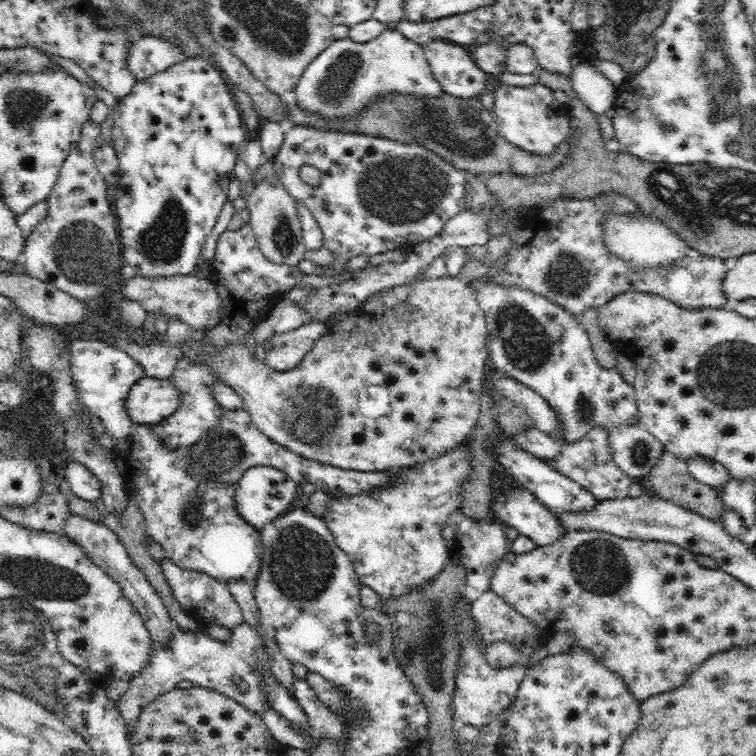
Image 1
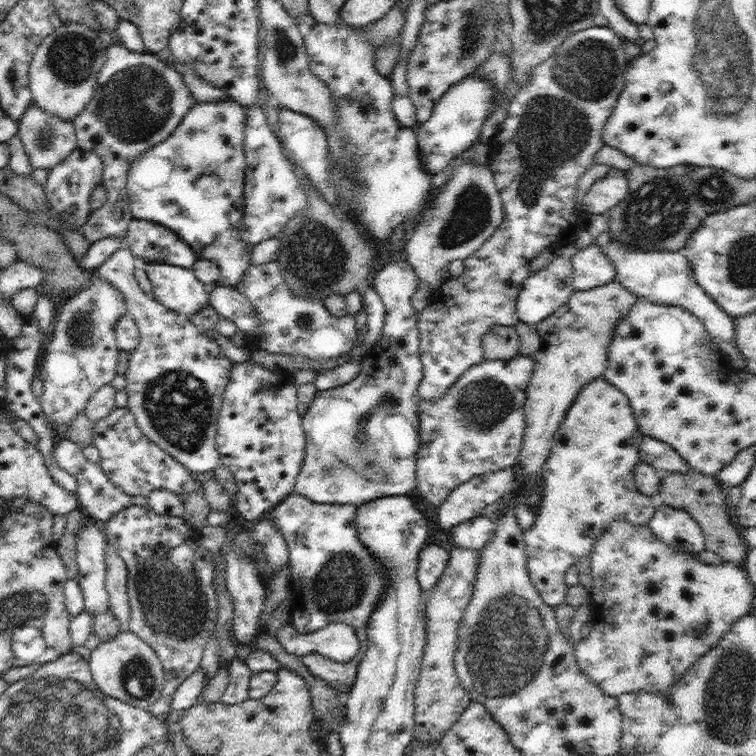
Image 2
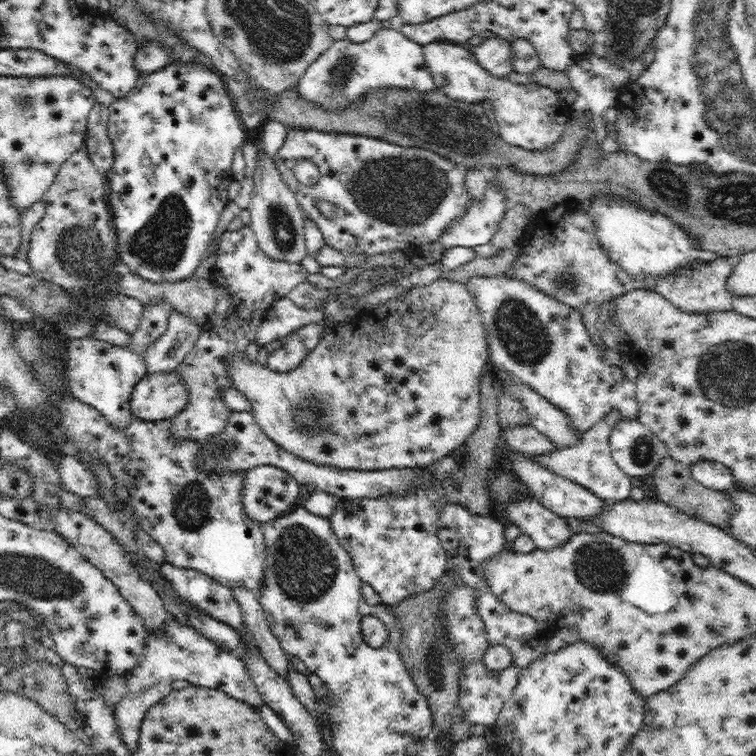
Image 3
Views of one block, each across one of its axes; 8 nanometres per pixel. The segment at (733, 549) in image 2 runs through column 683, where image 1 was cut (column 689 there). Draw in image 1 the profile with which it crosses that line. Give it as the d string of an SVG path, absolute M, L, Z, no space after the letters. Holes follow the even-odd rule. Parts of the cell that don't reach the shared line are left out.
M666 451L658 458L656 466L650 470L648 474L649 481L654 487L655 496L674 502L679 506L690 509L708 519L721 522L721 514L723 513L722 501L717 490L707 486L703 482L696 480L688 471L687 462L677 458L674 454Z

